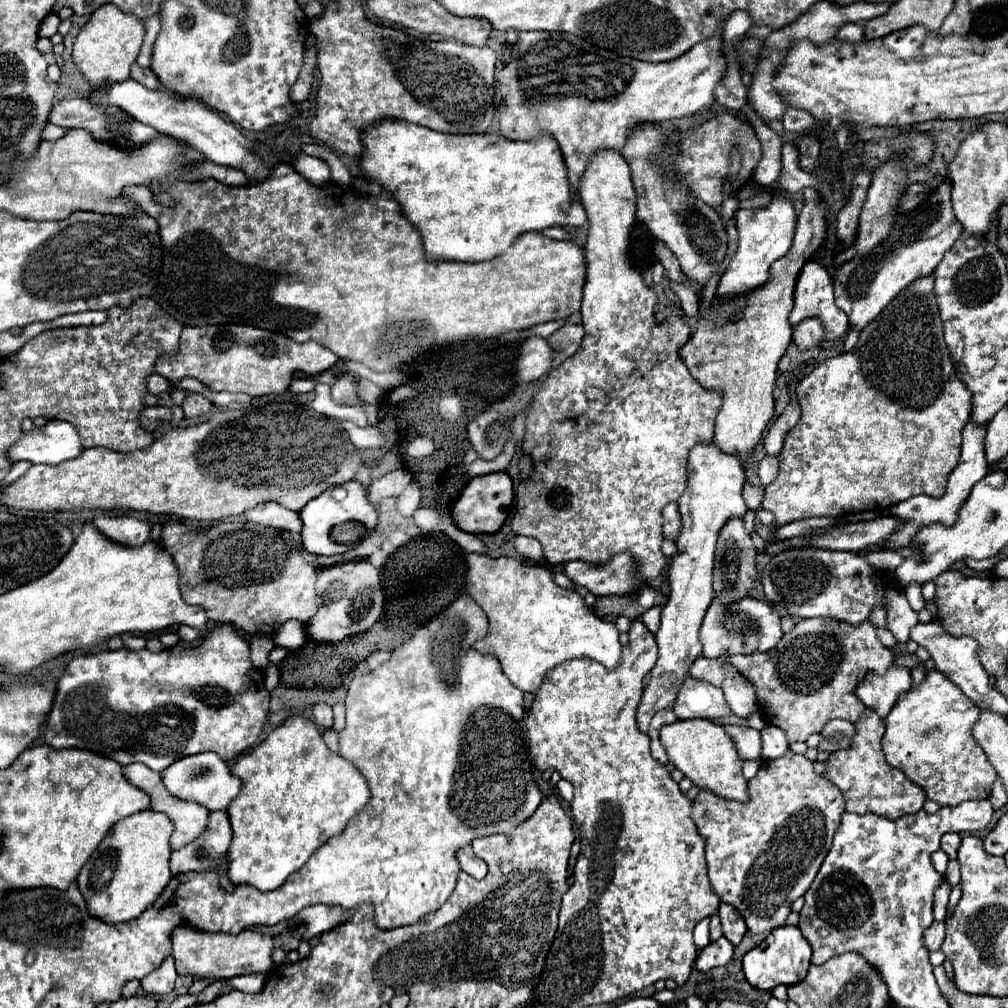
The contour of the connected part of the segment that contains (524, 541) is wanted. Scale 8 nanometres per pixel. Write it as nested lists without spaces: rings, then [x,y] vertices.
[[[517,535],[513,543],[515,543],[515,551],[517,551],[523,559],[529,559],[529,561],[541,561],[543,551],[541,551],[541,545],[539,545],[537,539]]]

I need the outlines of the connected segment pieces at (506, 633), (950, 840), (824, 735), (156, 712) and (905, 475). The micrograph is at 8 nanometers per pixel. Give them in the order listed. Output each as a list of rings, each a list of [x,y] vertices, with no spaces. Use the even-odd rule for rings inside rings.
[[[467,553],[467,563],[469,563],[467,593],[477,601],[477,605],[481,605],[481,609],[489,617],[489,637],[479,641],[477,649],[481,653],[495,653],[503,673],[517,689],[535,693],[549,669],[577,657],[595,659],[603,663],[607,669],[617,667],[621,657],[621,643],[615,623],[599,619],[593,613],[593,609],[585,605],[583,597],[577,591],[555,585],[551,581],[551,571],[547,571],[541,565],[531,565],[511,557],[493,559],[489,555],[475,555],[475,553]]]
[[[947,833],[947,835],[941,839],[941,849],[943,849],[951,859],[955,859],[955,857],[957,857],[957,849],[959,849],[959,841],[961,841],[961,835]]]
[[[829,721],[825,729],[821,731],[821,743],[819,751],[837,751],[841,747],[849,747],[849,741],[855,735],[853,723],[847,721]]]
[[[219,625],[217,629],[211,631],[211,635],[203,639],[197,639],[193,643],[183,643],[179,641],[175,647],[163,649],[159,653],[153,653],[149,649],[141,649],[141,651],[131,651],[131,649],[119,649],[119,651],[101,651],[95,655],[83,655],[83,657],[75,657],[69,661],[69,665],[65,667],[65,673],[59,679],[57,685],[57,695],[55,695],[55,703],[53,703],[53,711],[47,717],[47,725],[45,725],[45,743],[53,749],[65,749],[65,747],[75,747],[75,749],[87,749],[105,757],[115,759],[119,765],[131,765],[131,763],[143,763],[147,767],[151,767],[153,771],[161,773],[163,769],[167,769],[169,765],[173,765],[173,761],[179,761],[181,757],[189,757],[189,755],[197,755],[197,753],[205,753],[205,751],[213,751],[217,753],[223,761],[233,761],[235,757],[239,757],[243,751],[249,751],[255,743],[259,733],[263,731],[265,719],[269,713],[269,691],[263,685],[263,673],[259,669],[253,667],[251,663],[251,651],[249,651],[249,643],[237,635],[237,631],[231,625]],[[221,631],[219,637],[215,637],[215,633]]]
[[[933,275],[913,281],[883,309],[881,315],[883,317],[875,317],[859,333],[859,341],[851,351],[841,353],[831,359],[825,359],[807,377],[803,377],[801,383],[795,387],[797,401],[801,405],[801,417],[799,417],[799,423],[789,431],[783,451],[777,455],[777,459],[781,461],[779,475],[769,487],[765,487],[765,495],[763,495],[763,503],[761,503],[761,509],[771,511],[775,515],[777,525],[785,525],[785,523],[793,523],[793,521],[809,519],[809,517],[843,517],[843,515],[855,515],[855,513],[863,513],[863,511],[881,511],[881,509],[889,509],[891,505],[897,505],[915,495],[941,497],[945,493],[947,479],[959,463],[961,431],[971,417],[971,393],[957,379],[955,367],[949,359],[949,351],[943,341],[943,327],[941,327],[939,309],[937,309],[937,301],[935,301],[935,293],[933,293]]]

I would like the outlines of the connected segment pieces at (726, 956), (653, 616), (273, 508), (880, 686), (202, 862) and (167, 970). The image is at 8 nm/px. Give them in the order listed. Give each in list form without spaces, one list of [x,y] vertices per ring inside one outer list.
[[[719,937],[717,941],[709,943],[705,949],[699,951],[699,957],[695,961],[695,967],[699,971],[709,971],[713,967],[721,967],[721,965],[725,965],[731,959],[733,949],[735,947],[733,947],[733,943],[729,939]]]
[[[651,607],[647,609],[643,615],[641,615],[641,621],[645,623],[645,627],[651,631],[651,633],[657,633],[657,627],[661,623],[661,607]]]
[[[267,501],[267,503],[259,503],[257,507],[249,509],[245,513],[245,519],[249,523],[263,523],[267,527],[277,527],[283,531],[291,531],[291,533],[301,533],[301,517],[299,513],[275,503],[275,501]]]
[[[891,663],[885,673],[869,673],[869,677],[865,677],[865,681],[857,687],[857,697],[865,703],[865,707],[871,707],[881,717],[887,717],[897,697],[909,691],[911,685],[911,673],[905,667]]]
[[[213,811],[209,825],[193,843],[171,853],[171,871],[207,871],[221,855],[227,853],[231,841],[231,825],[227,811]]]
[[[169,955],[155,971],[151,971],[147,977],[143,977],[141,987],[143,987],[145,997],[161,999],[163,995],[167,995],[175,989],[175,979],[177,979],[177,973],[175,973],[175,965],[173,965],[173,957]]]

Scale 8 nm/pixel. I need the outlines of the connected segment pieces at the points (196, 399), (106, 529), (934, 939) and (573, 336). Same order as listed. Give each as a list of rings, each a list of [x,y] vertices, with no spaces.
[[[187,393],[181,407],[183,407],[183,411],[185,411],[185,417],[203,415],[203,413],[209,413],[209,411],[211,411],[211,403],[209,403],[205,397],[197,395],[197,393]]]
[[[101,515],[93,519],[93,523],[109,539],[123,545],[131,545],[131,547],[143,545],[151,533],[151,527],[147,521],[139,521],[137,517],[131,517],[131,515],[117,515],[117,517]]]
[[[933,921],[931,927],[925,931],[925,937],[923,937],[927,951],[937,951],[943,943],[943,937],[945,937],[945,923]]]
[[[563,325],[547,341],[549,341],[549,347],[553,351],[571,357],[577,351],[583,335],[585,335],[585,331],[583,331],[581,325]]]

